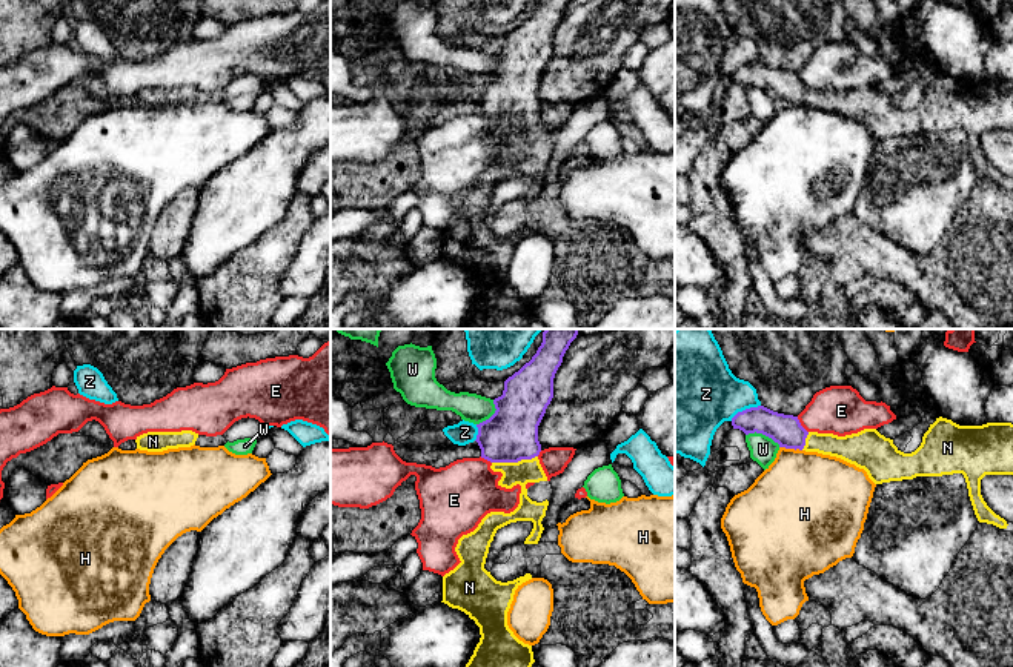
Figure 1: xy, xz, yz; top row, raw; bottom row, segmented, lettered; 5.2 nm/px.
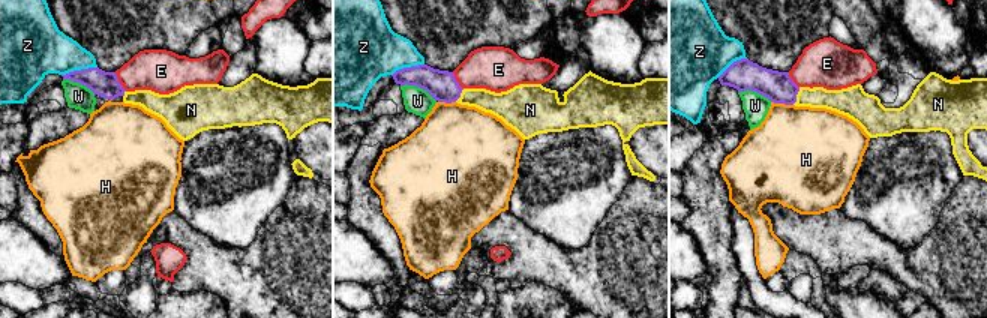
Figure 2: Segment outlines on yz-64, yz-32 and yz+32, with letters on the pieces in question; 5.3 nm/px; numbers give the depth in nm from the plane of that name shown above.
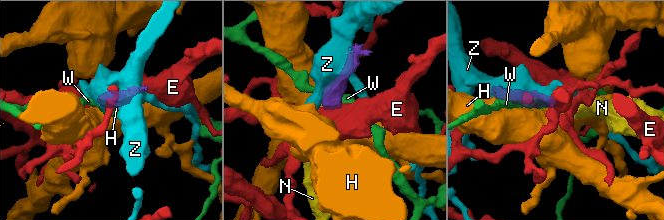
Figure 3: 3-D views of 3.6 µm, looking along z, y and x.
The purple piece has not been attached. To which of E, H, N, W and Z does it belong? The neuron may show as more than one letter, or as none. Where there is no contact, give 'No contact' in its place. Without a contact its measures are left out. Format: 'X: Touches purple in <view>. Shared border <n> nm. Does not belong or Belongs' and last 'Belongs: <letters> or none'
E: Touches purple in yz. Shared border 110 nm. Does not belong
H: Touches purple in yz. Shared border 120 nm. Does not belong
N: Touches purple in xz. Shared border 240 nm. Belongs
W: Touches purple in yz. Shared border 200 nm. Does not belong
Z: Touches purple in yz. Shared border 180 nm. Does not belong
Belongs: N

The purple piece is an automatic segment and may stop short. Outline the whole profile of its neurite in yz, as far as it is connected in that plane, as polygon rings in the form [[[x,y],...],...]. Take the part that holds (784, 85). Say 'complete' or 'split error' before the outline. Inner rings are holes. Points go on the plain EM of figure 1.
split error; [[[764,61],[738,68],[732,74],[732,81],[746,91],[762,89],[779,103],[841,114],[864,124],[875,140],[962,129],[978,177],[999,184],[1008,181],[984,157],[981,135],[985,131],[1013,131],[1011,78],[959,81],[939,72],[912,109],[901,108],[893,95],[876,85],[845,92],[807,88],[798,72],[778,69]]]

